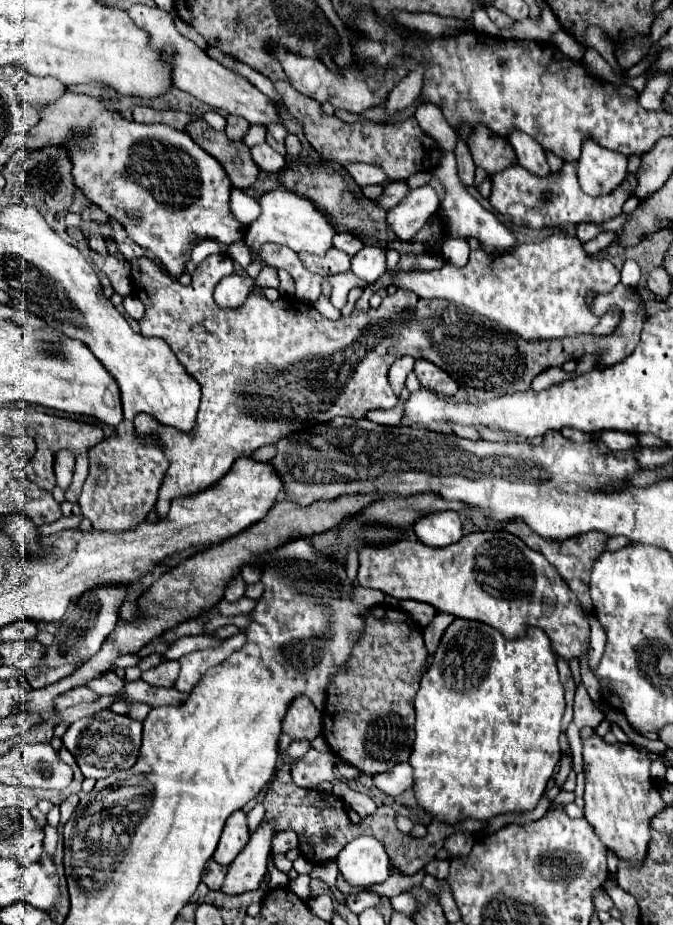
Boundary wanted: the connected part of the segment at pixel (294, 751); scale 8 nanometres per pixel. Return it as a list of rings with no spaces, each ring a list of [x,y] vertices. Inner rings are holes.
[[[294,740],[290,744],[290,756],[292,758],[302,758],[310,748],[312,748],[312,742],[308,742],[308,740]]]

